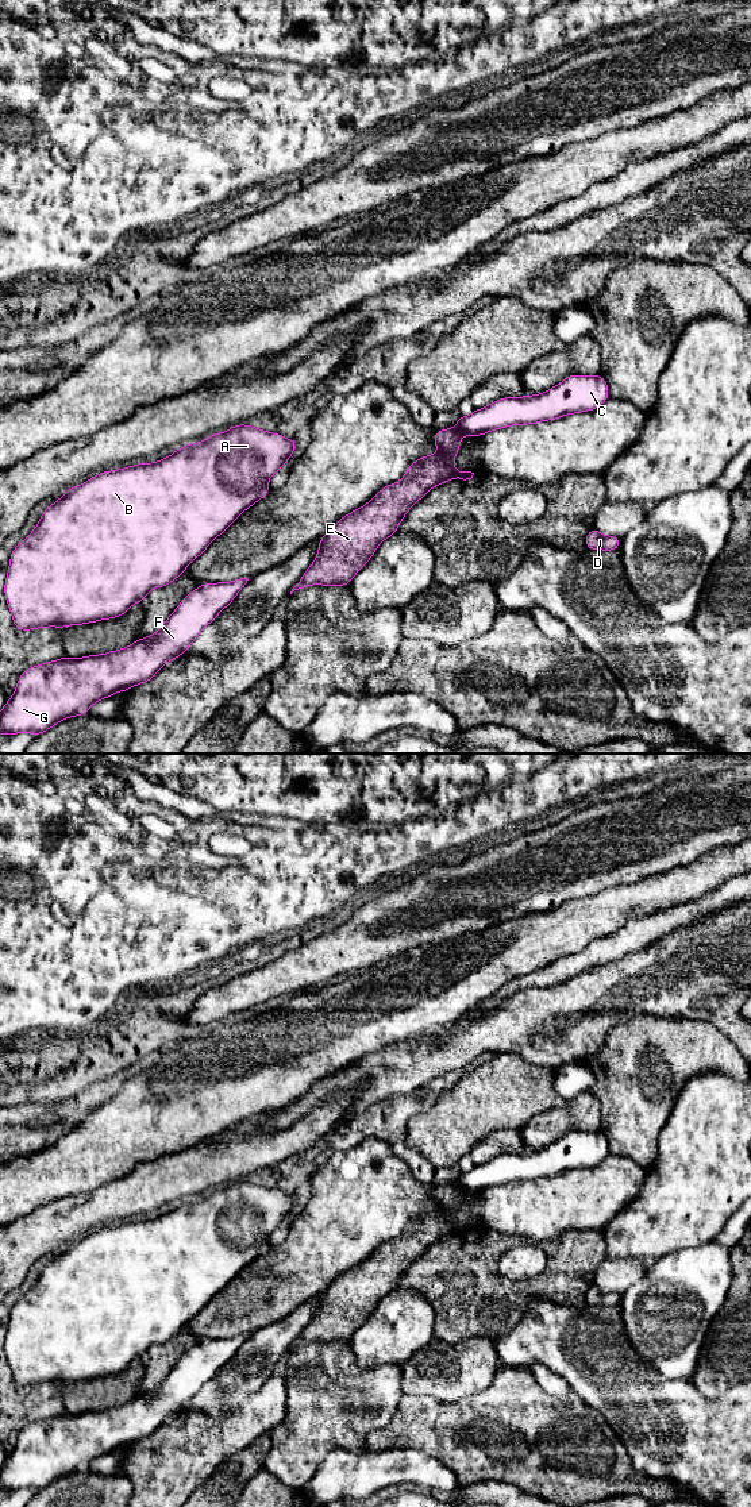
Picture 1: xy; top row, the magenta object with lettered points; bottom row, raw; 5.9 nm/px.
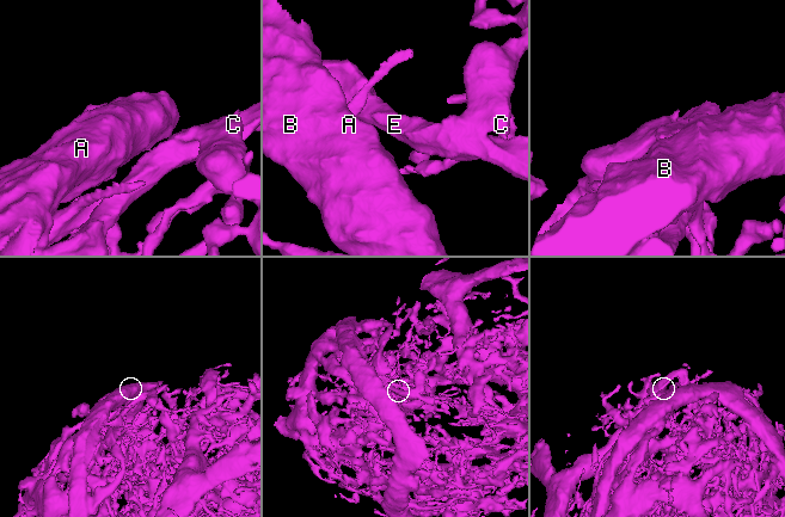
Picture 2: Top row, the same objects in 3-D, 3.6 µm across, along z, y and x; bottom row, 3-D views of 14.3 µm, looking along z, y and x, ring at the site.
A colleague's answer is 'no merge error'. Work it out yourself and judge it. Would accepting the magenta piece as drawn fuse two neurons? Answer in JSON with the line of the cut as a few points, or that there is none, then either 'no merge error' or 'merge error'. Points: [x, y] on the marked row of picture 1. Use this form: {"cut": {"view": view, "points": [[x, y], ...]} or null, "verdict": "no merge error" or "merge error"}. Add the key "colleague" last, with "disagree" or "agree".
{"cut": {"view": "xy", "points": [[455, 426], [465, 434]]}, "verdict": "merge error", "colleague": "disagree"}

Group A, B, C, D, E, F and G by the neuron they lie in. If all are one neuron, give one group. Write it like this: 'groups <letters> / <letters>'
groups A B C D F G / E

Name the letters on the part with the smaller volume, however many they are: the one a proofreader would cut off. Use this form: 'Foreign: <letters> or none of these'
Foreign: E

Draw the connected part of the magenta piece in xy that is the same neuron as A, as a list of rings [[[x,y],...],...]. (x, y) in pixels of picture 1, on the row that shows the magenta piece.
[[[243,423],[230,427],[223,433],[212,433],[201,442],[185,444],[177,448],[170,456],[154,463],[142,462],[130,467],[101,471],[85,483],[70,487],[41,514],[39,523],[32,532],[11,552],[9,567],[4,582],[4,596],[15,628],[18,631],[45,629],[47,627],[61,629],[70,625],[84,625],[123,616],[134,604],[143,602],[150,590],[167,586],[177,579],[244,510],[266,497],[270,492],[269,478],[286,465],[296,451],[296,446],[297,442],[293,439]]]

